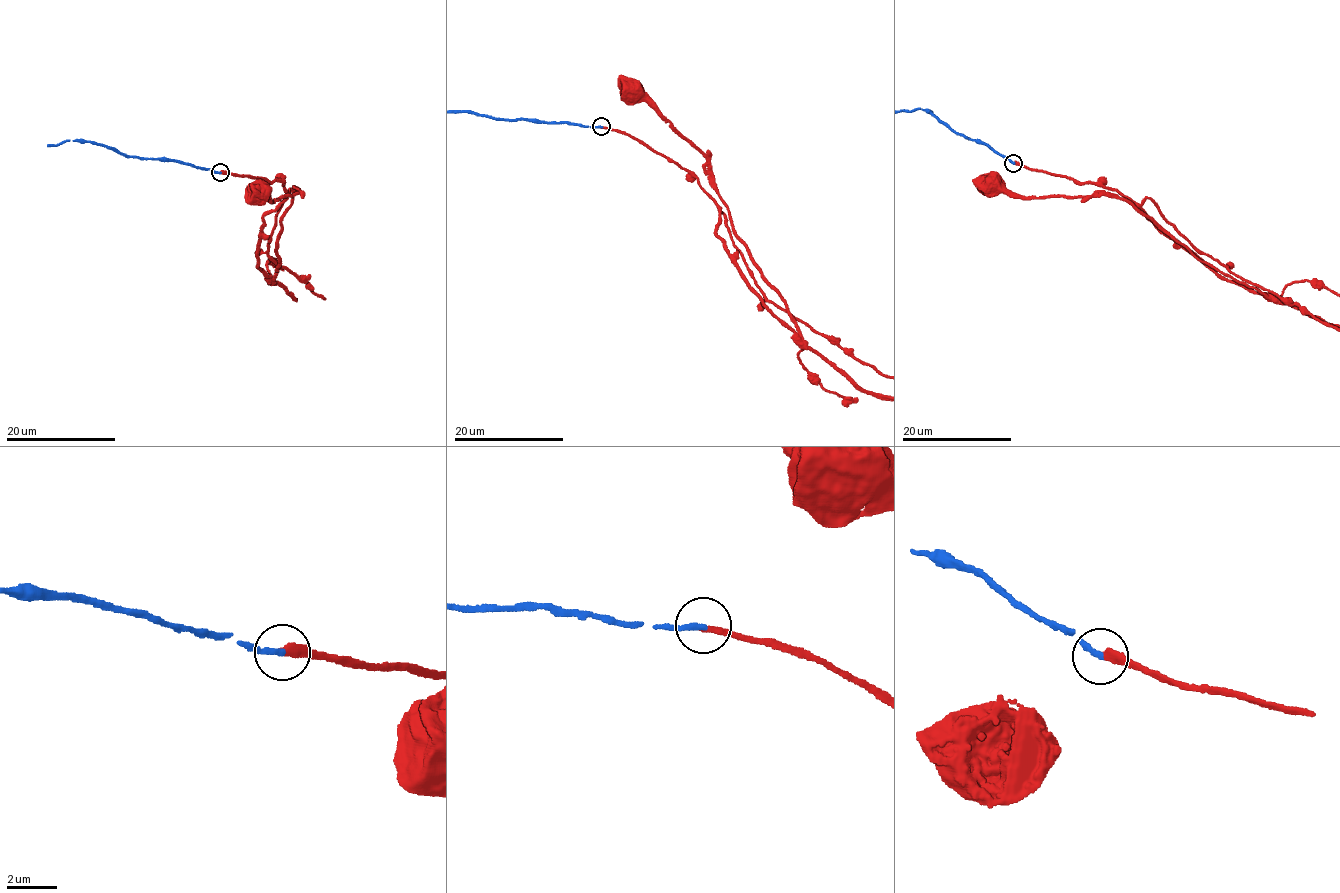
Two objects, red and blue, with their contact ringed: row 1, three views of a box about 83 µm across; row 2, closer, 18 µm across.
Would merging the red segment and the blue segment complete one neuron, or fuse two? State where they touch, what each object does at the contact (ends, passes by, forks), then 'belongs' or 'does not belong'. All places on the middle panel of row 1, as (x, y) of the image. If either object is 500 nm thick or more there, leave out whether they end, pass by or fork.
place (601, 126); red ends; blue ends; belongs

